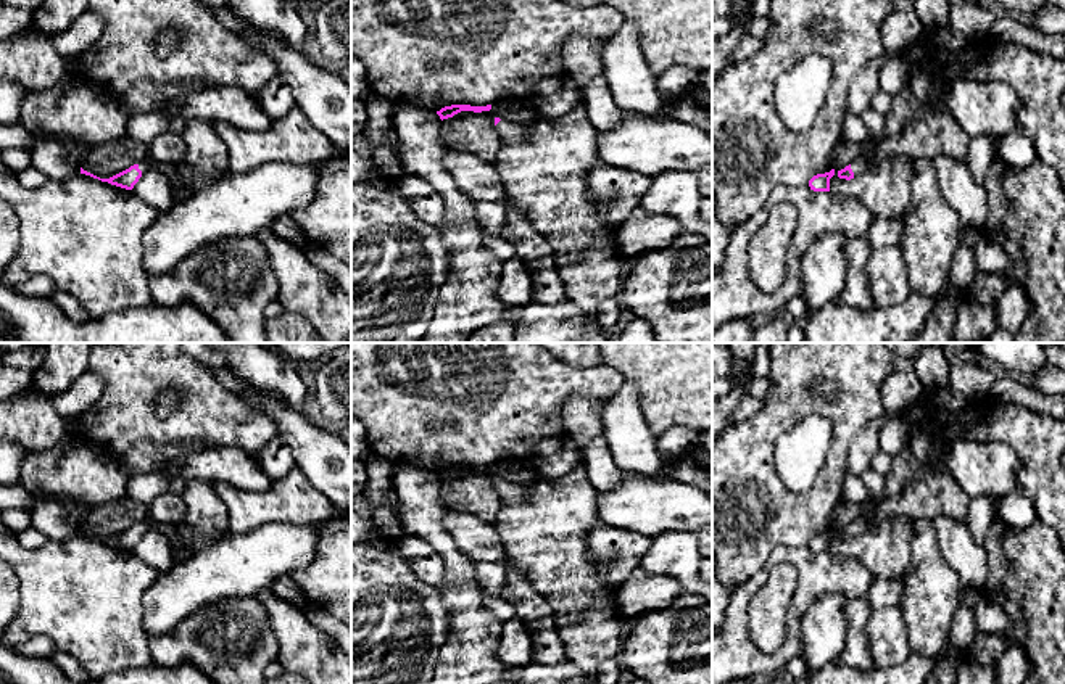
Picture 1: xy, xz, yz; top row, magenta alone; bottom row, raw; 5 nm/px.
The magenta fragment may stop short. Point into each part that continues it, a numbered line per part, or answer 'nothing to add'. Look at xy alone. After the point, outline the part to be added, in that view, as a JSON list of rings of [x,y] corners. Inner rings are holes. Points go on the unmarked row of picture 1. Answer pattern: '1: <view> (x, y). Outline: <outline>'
1: xy (168, 509). Outline: [[[166,492],[148,504],[148,518],[139,523],[142,534],[155,525],[177,525],[185,513],[185,502],[180,494]]]

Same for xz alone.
1: xz (509, 491). Outline: [[[499,481],[496,491],[504,504],[519,504],[530,496],[533,483]]]

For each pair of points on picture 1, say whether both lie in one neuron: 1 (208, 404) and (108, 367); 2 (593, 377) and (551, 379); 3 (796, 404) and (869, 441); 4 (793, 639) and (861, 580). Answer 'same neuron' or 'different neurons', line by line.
1: same neuron
2: same neuron
3: different neurons
4: same neuron

